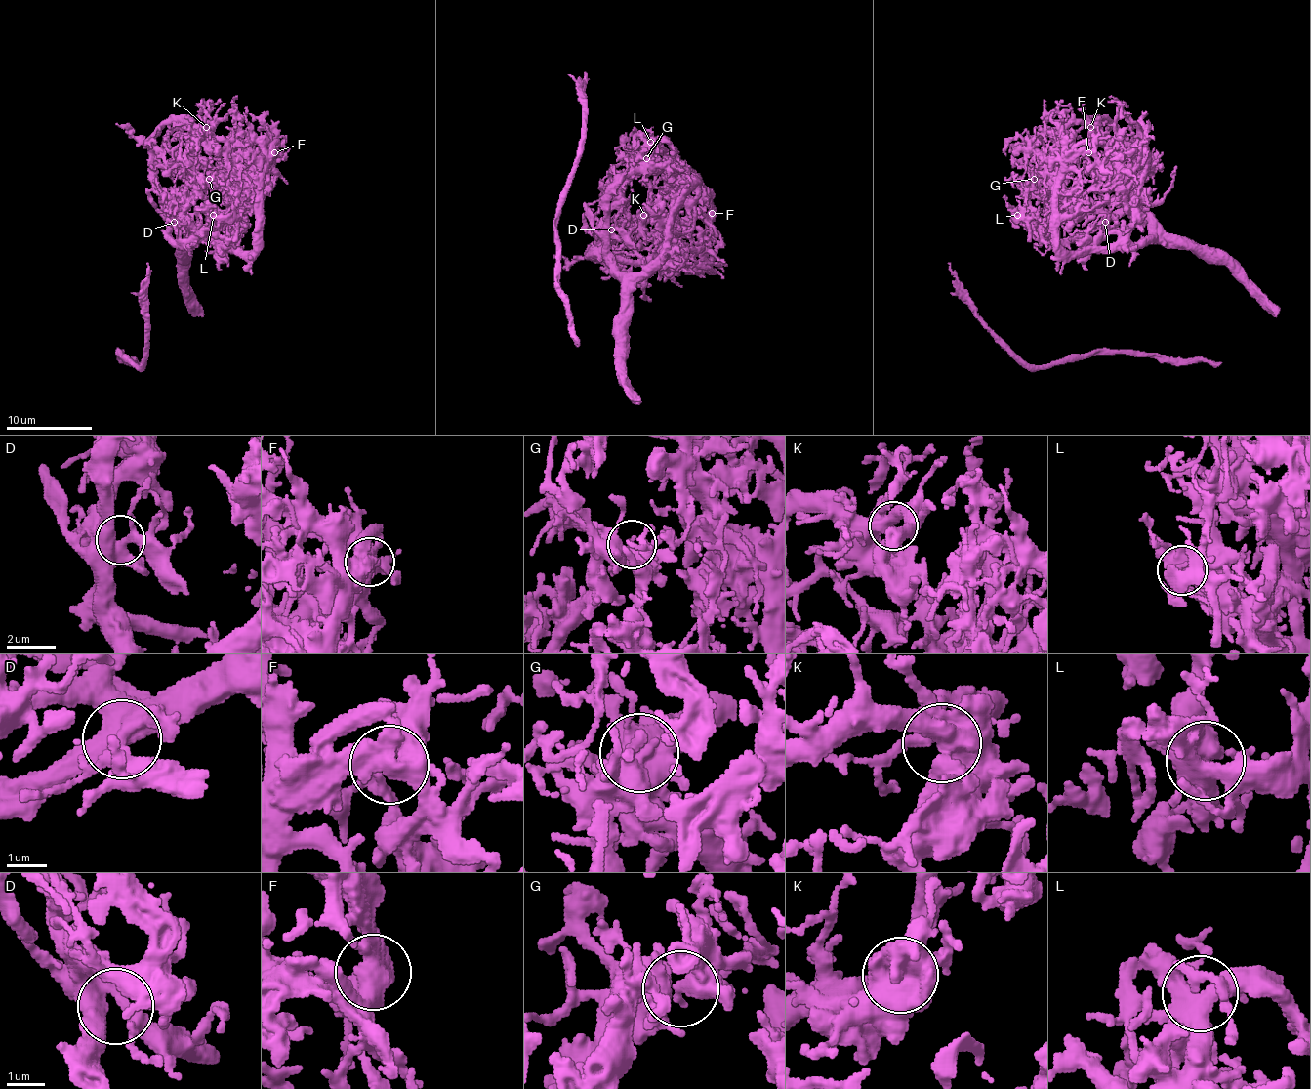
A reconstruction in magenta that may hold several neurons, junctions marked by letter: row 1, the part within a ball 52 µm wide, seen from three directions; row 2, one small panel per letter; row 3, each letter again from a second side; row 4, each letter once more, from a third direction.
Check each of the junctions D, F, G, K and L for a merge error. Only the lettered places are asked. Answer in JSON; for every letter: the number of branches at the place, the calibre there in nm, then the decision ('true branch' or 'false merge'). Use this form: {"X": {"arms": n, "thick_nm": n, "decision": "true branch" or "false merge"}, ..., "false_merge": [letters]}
{"D": {"arms": 4, "thick_nm": 360, "decision": "true branch"}, "F": {"arms": 4, "thick_nm": 500, "decision": "false merge"}, "G": {"arms": 3, "thick_nm": 360, "decision": "true branch"}, "K": {"arms": 5, "thick_nm": 440, "decision": "true branch"}, "L": {"arms": 7, "thick_nm": 480, "decision": "true branch"}, "false_merge": ["F"]}

